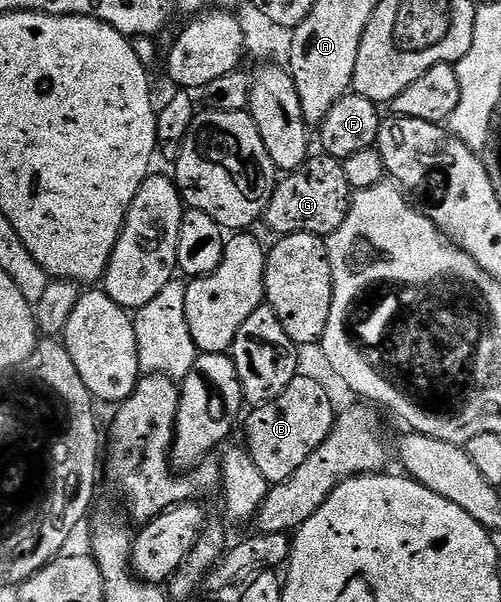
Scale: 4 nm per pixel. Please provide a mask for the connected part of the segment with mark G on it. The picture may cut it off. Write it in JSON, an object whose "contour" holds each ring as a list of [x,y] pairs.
{"contour":[[[308,156],[300,169],[286,174],[276,184],[265,214],[265,222],[275,235],[308,233],[325,239],[337,231],[341,223],[345,223],[353,196],[349,178],[345,176],[345,167],[336,157],[318,156]]]}

